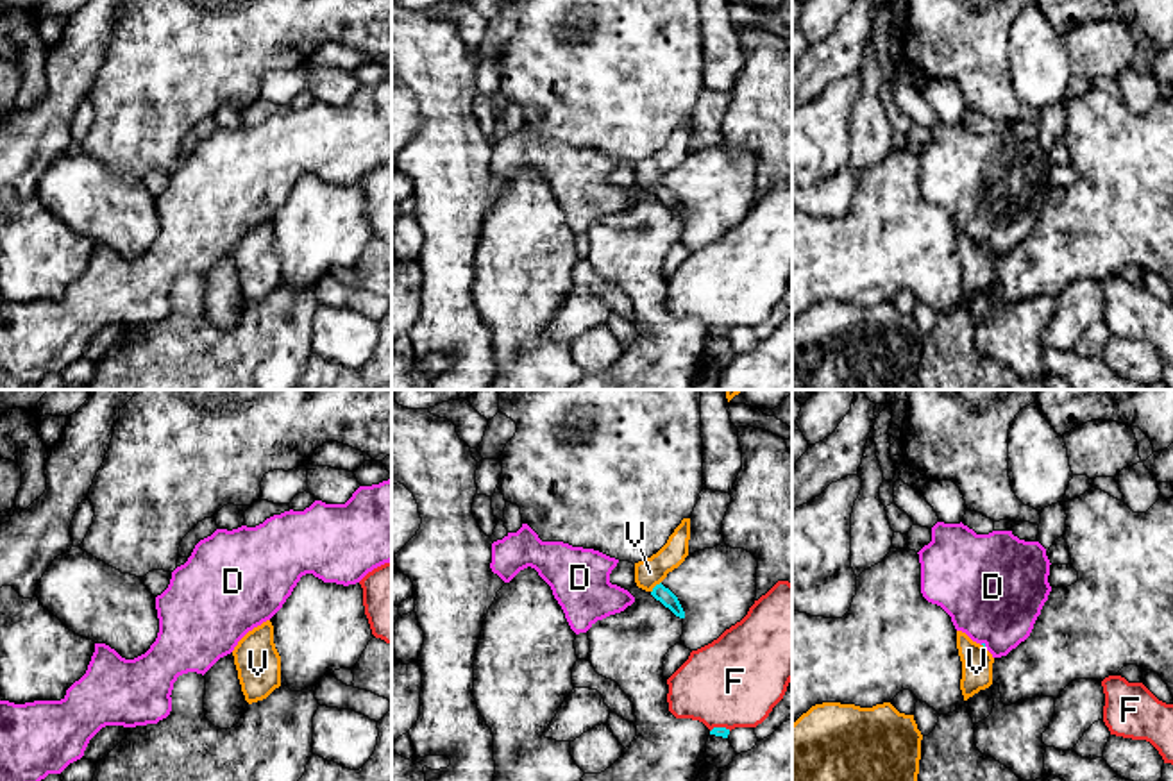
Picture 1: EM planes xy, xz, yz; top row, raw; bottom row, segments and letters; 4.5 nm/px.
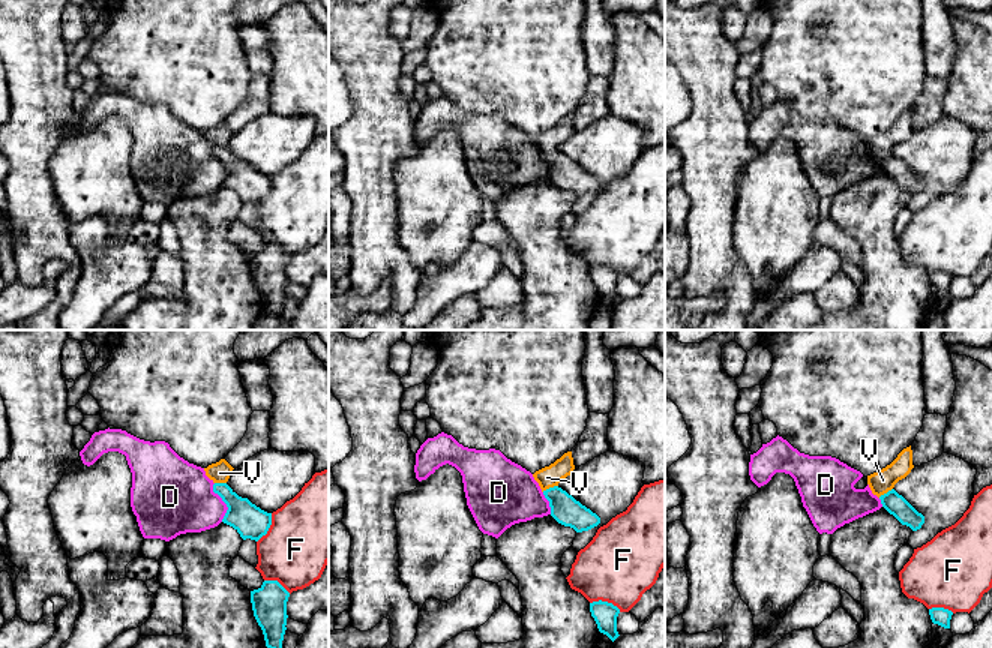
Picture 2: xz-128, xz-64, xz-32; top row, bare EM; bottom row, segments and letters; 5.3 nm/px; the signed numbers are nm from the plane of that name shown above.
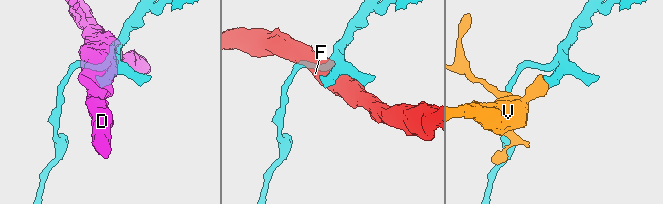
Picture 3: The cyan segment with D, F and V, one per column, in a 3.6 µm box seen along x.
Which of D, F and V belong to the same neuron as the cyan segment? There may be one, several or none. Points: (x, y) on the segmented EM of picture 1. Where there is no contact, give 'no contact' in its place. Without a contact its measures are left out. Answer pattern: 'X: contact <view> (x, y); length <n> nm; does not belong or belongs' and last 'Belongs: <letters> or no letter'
D: contact yz (984, 644); length 30 nm; does not belong
F: contact xz (719, 728); length 100 nm; does not belong
V: contact xz (655, 587); length 70 nm; belongs
Belongs: V

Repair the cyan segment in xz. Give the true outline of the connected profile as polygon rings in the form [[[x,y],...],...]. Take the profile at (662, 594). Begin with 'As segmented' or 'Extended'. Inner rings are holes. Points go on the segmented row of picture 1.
Extended. [[[683,518],[681,524],[669,536],[667,543],[656,554],[635,563],[637,586],[649,592],[656,600],[660,600],[679,618],[685,618],[685,611],[678,597],[669,588],[665,588],[662,581],[688,556],[688,540],[690,518]]]

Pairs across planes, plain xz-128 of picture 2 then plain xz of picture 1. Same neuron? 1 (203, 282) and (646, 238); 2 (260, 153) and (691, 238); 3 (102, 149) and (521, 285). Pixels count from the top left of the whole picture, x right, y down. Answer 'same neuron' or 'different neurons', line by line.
1: same neuron
2: same neuron
3: same neuron

